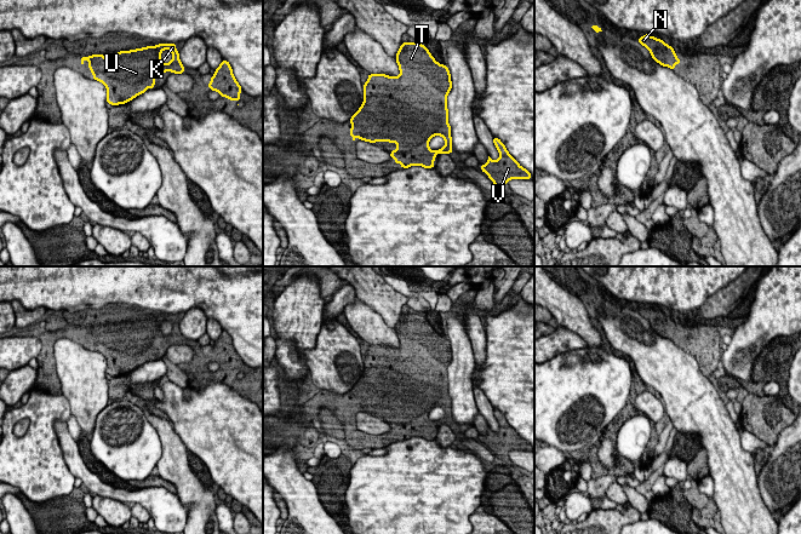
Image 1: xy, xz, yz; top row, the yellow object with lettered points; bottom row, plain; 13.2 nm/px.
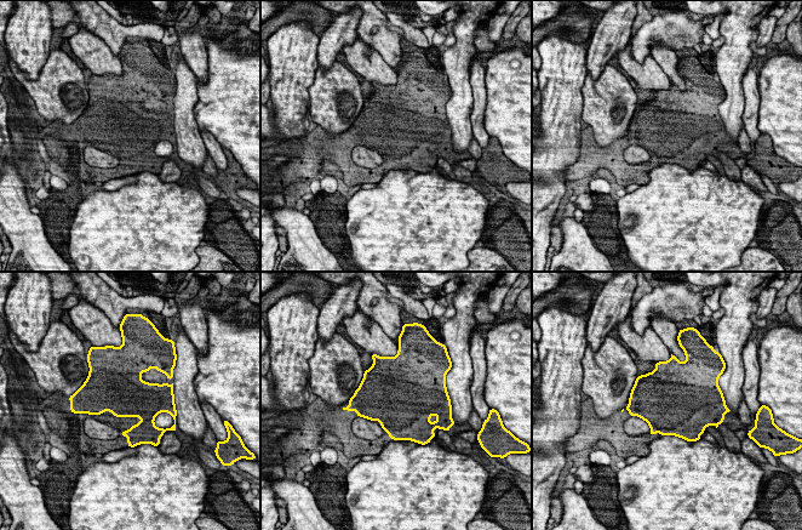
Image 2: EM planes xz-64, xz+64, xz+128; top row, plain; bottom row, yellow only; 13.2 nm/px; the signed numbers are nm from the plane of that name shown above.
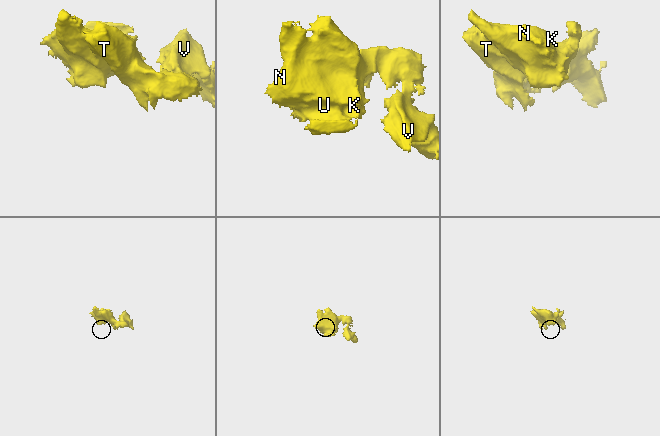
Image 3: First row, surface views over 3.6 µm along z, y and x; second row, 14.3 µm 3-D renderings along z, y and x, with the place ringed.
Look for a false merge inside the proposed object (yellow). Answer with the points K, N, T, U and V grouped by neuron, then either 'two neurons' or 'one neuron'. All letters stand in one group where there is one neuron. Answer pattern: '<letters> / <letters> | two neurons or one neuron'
K N T U V | one neuron

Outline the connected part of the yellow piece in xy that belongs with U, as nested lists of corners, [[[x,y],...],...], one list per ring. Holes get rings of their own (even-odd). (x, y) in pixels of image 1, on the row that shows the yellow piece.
[[[158,44],[142,48],[119,51],[114,57],[105,58],[103,53],[80,57],[81,64],[88,61],[93,80],[107,87],[107,103],[111,105],[126,104],[148,88],[154,88],[155,77],[172,71],[183,74],[184,65],[179,59],[177,44]],[[170,50],[172,59],[164,64],[161,52]]]

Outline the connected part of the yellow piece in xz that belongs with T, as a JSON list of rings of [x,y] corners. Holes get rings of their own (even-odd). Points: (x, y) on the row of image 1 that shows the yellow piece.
[[[402,42],[395,59],[400,70],[399,76],[368,74],[364,84],[364,102],[350,119],[349,134],[353,140],[359,137],[360,140],[370,143],[396,143],[397,148],[390,153],[390,157],[395,163],[400,163],[401,168],[434,168],[437,153],[453,153],[447,109],[447,96],[452,88],[450,69],[446,64],[436,62],[425,45],[418,42]],[[435,136],[445,139],[445,147],[431,150],[429,142]]]

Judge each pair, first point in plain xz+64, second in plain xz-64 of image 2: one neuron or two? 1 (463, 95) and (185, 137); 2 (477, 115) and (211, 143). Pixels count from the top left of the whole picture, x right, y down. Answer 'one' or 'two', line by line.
1: one
2: one

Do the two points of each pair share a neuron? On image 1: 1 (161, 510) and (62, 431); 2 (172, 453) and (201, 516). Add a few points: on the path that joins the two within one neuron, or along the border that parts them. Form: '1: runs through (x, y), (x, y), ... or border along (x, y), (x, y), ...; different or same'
1: runs through (132, 495), (116, 494), (99, 488), (74, 460); same
2: runs through (176, 469), (201, 500); same

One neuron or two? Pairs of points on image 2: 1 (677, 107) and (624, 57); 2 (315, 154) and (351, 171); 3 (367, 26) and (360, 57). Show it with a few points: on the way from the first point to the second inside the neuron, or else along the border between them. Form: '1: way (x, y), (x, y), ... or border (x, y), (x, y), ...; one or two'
1: border (671, 83), (666, 89), (654, 91); two
2: way (324, 154), (334, 154), (343, 163); one
3: border (359, 36), (372, 46), (384, 61); two

